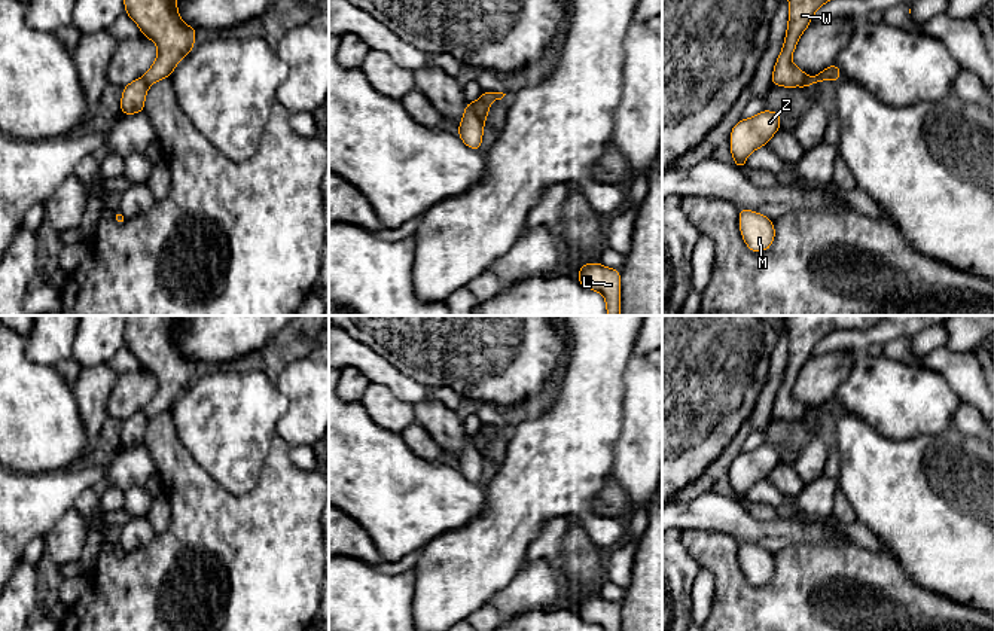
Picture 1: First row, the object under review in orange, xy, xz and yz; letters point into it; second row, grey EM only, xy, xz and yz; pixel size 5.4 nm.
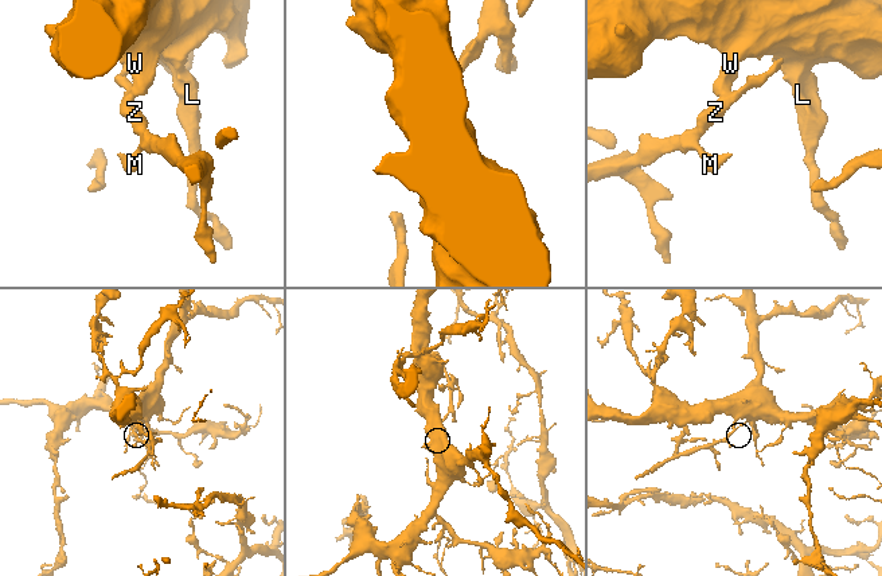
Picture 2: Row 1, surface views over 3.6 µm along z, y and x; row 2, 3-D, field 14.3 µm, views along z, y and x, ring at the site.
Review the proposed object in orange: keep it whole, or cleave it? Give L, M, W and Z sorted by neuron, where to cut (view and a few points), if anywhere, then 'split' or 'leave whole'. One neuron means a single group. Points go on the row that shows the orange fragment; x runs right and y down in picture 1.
L W / M Z; cut in xz along (472, 103), (473, 110), (484, 121); split

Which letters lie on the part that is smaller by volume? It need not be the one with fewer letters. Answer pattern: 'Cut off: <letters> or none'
Cut off: M, Z

